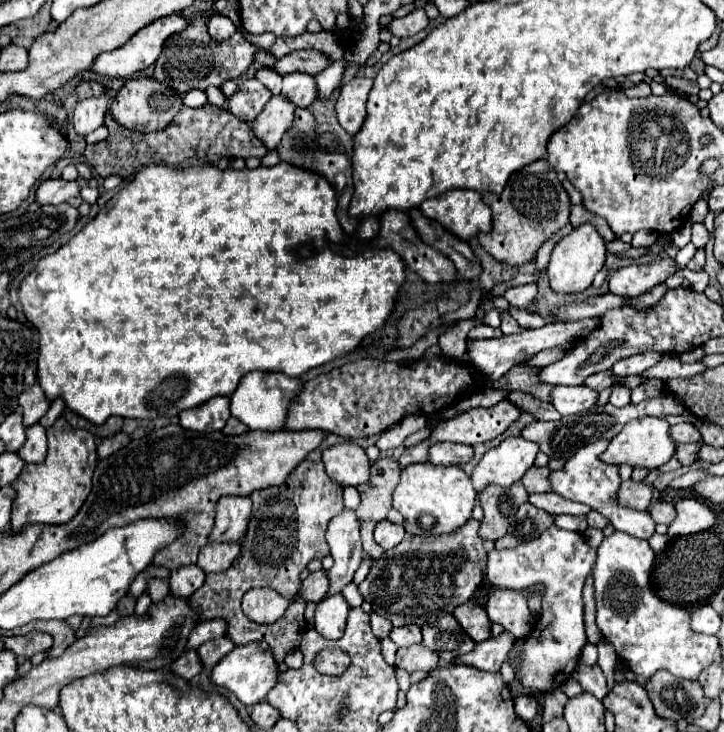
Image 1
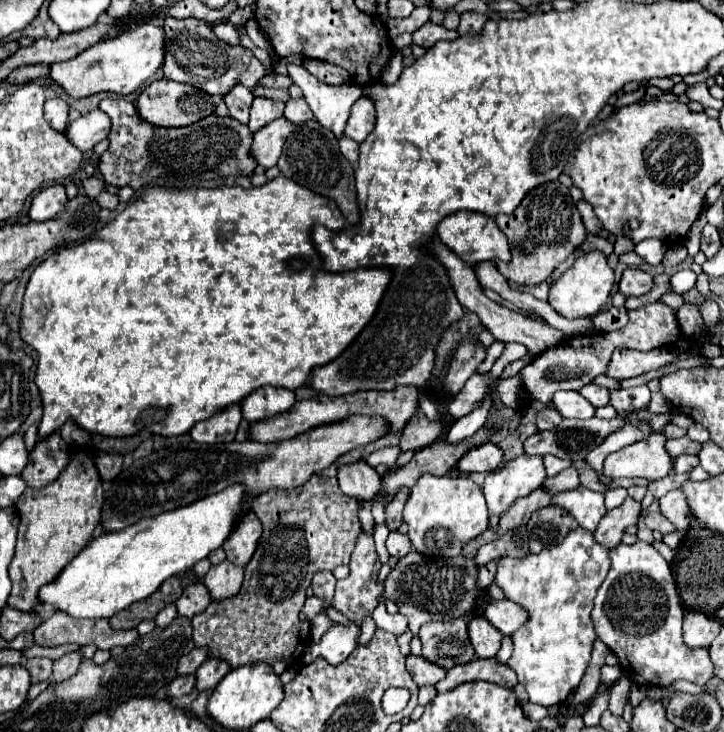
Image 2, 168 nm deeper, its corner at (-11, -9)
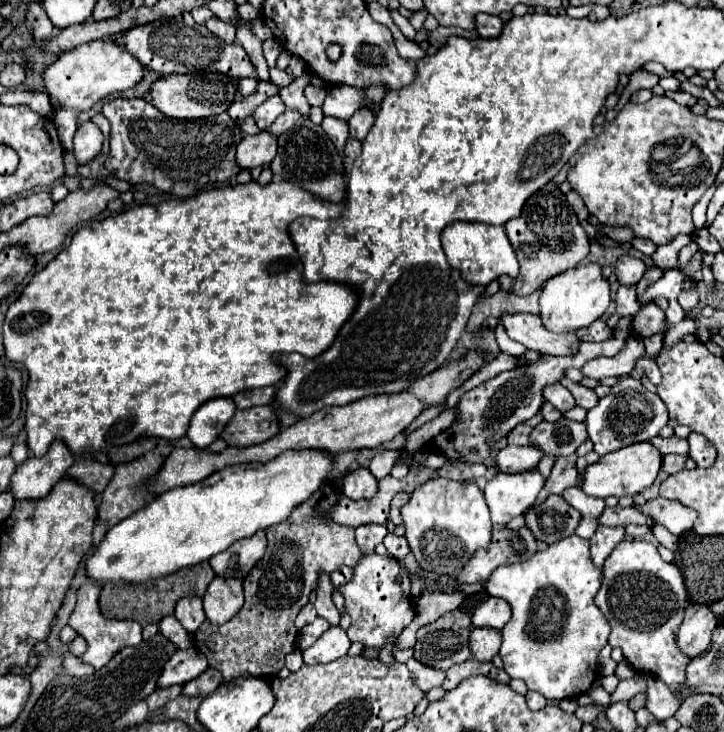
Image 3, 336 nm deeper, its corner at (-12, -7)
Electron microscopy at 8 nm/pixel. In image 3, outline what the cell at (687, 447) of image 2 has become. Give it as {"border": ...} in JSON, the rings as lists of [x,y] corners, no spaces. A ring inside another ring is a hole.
{"border":[[[670,436],[670,438],[652,438],[650,440],[662,454],[688,454],[688,440],[686,438],[678,438],[678,436]]]}

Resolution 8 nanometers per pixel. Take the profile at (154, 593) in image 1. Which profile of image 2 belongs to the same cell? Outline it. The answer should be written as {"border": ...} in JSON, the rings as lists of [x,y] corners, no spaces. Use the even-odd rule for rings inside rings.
{"border":[[[171,604],[171,606],[163,608],[163,610],[157,614],[155,624],[157,624],[159,628],[163,628],[163,626],[169,626],[175,618],[177,618],[177,608],[175,608],[175,604]]]}

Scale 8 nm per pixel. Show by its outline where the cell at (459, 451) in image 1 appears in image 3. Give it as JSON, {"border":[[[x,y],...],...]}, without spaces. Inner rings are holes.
{"border":[[[506,446],[498,450],[496,464],[500,472],[526,472],[538,466],[544,454],[532,446]]]}

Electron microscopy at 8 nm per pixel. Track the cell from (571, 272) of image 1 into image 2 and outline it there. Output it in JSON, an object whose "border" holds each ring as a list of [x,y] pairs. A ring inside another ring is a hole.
{"border":[[[587,252],[575,260],[575,264],[561,274],[549,290],[549,304],[565,318],[593,318],[607,302],[613,288],[613,270],[607,266],[603,252]]]}

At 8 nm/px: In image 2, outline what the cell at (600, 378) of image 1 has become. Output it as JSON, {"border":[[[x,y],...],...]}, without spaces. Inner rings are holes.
{"border":[[[595,384],[583,386],[583,390],[579,390],[579,394],[583,398],[587,398],[595,408],[605,406],[609,402],[609,390],[607,388],[601,388],[601,386],[595,386]]]}

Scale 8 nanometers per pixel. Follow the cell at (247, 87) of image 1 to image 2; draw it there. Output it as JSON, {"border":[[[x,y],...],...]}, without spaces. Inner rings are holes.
{"border":[[[255,98],[253,106],[251,106],[251,120],[249,120],[249,130],[257,132],[259,128],[263,128],[265,124],[269,124],[271,120],[283,116],[283,102],[271,100],[271,98]]]}

